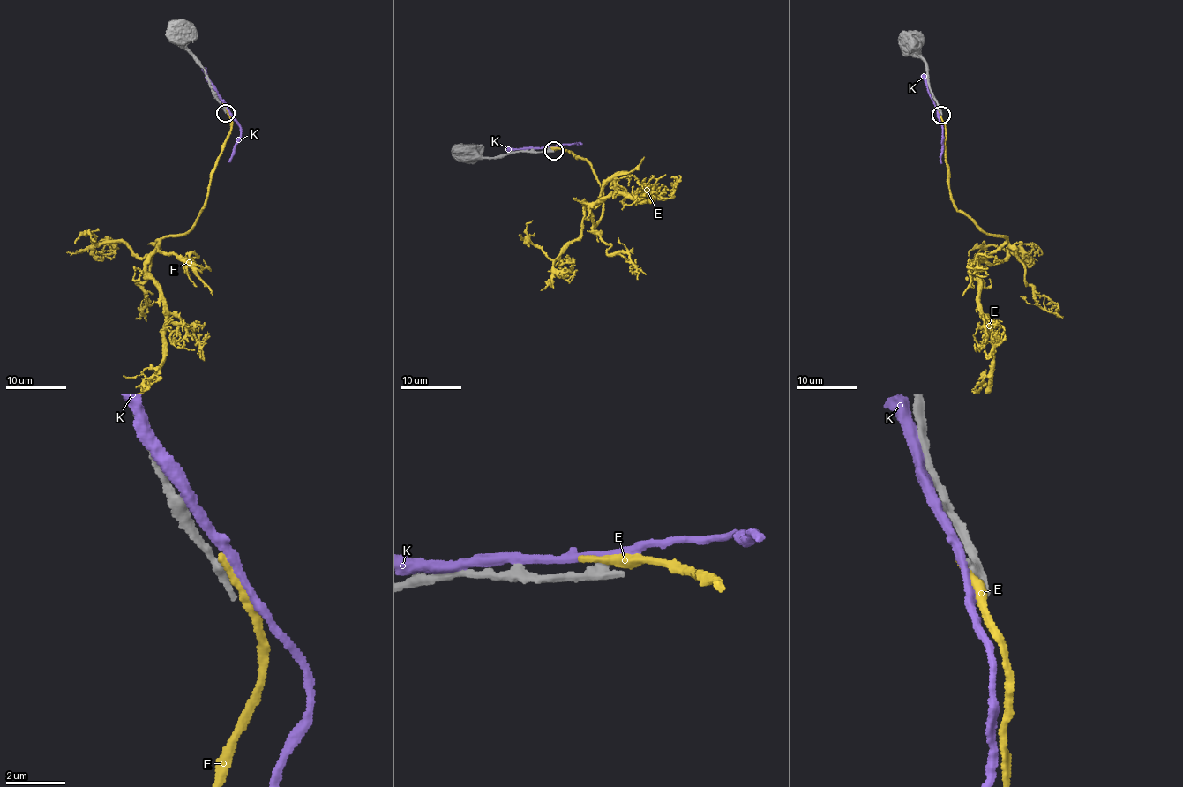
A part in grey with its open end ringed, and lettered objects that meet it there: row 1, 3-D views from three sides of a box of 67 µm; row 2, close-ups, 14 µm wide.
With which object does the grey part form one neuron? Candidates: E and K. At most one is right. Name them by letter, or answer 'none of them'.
none of them

